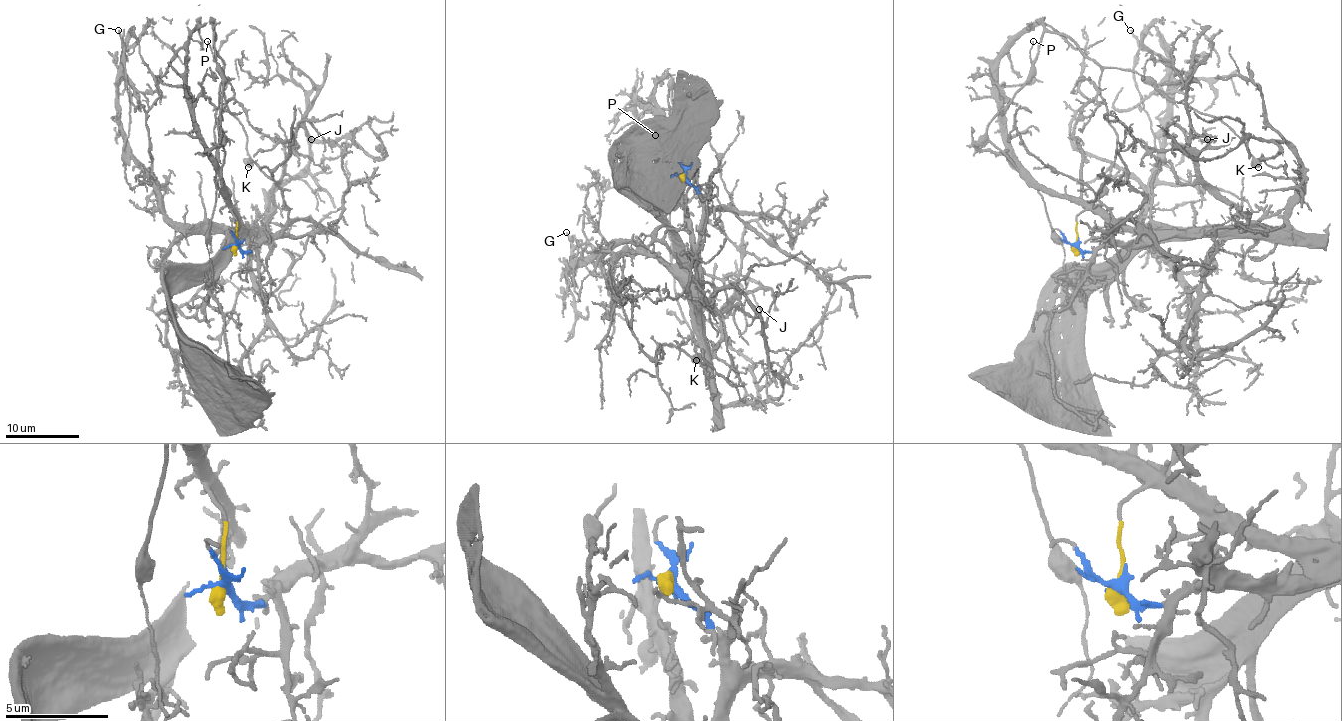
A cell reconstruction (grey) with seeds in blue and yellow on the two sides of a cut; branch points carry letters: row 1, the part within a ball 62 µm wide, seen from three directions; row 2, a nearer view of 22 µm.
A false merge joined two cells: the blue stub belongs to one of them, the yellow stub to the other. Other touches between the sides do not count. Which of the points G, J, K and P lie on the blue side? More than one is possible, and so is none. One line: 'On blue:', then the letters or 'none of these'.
On blue: G, J

